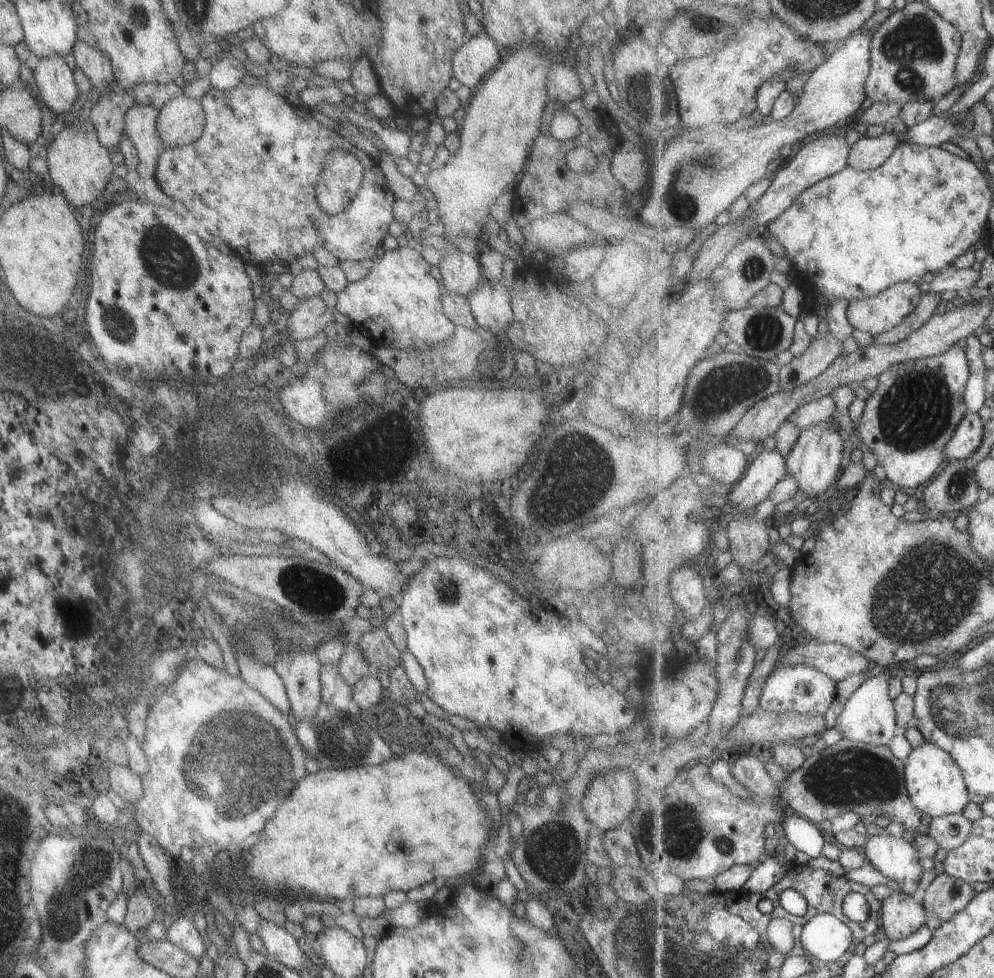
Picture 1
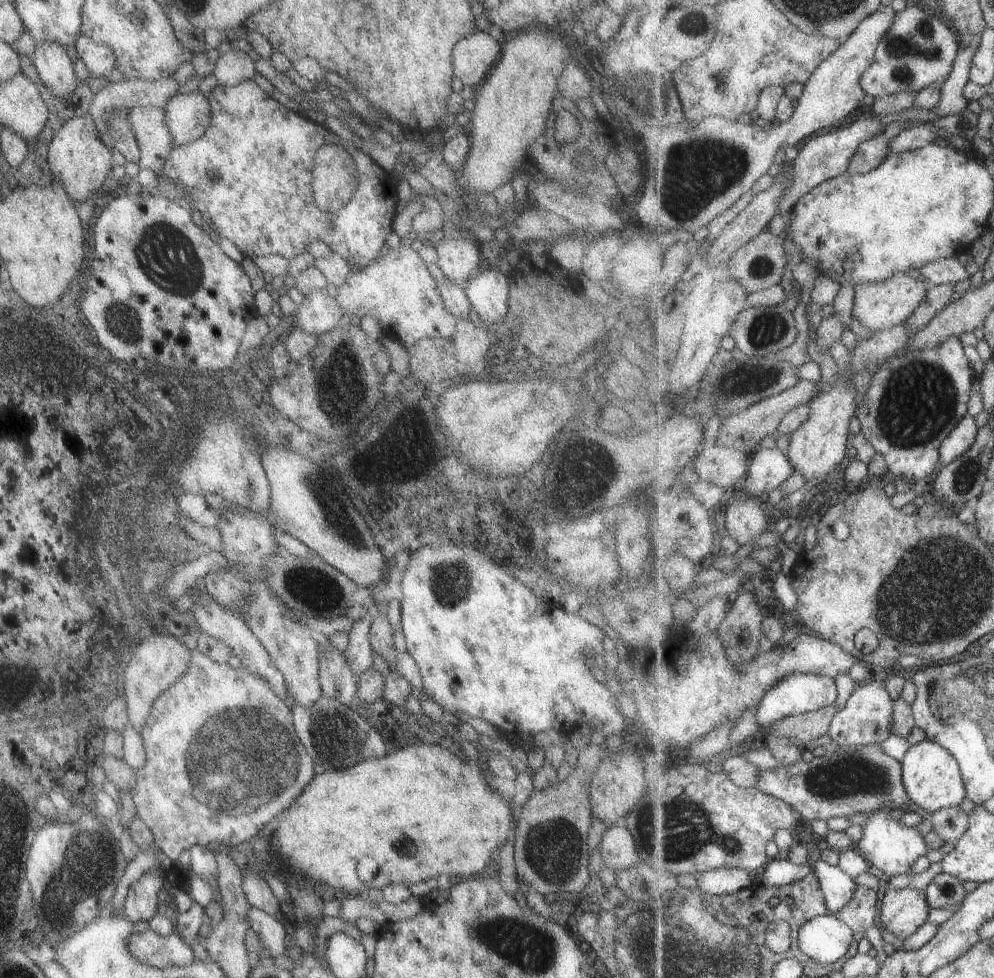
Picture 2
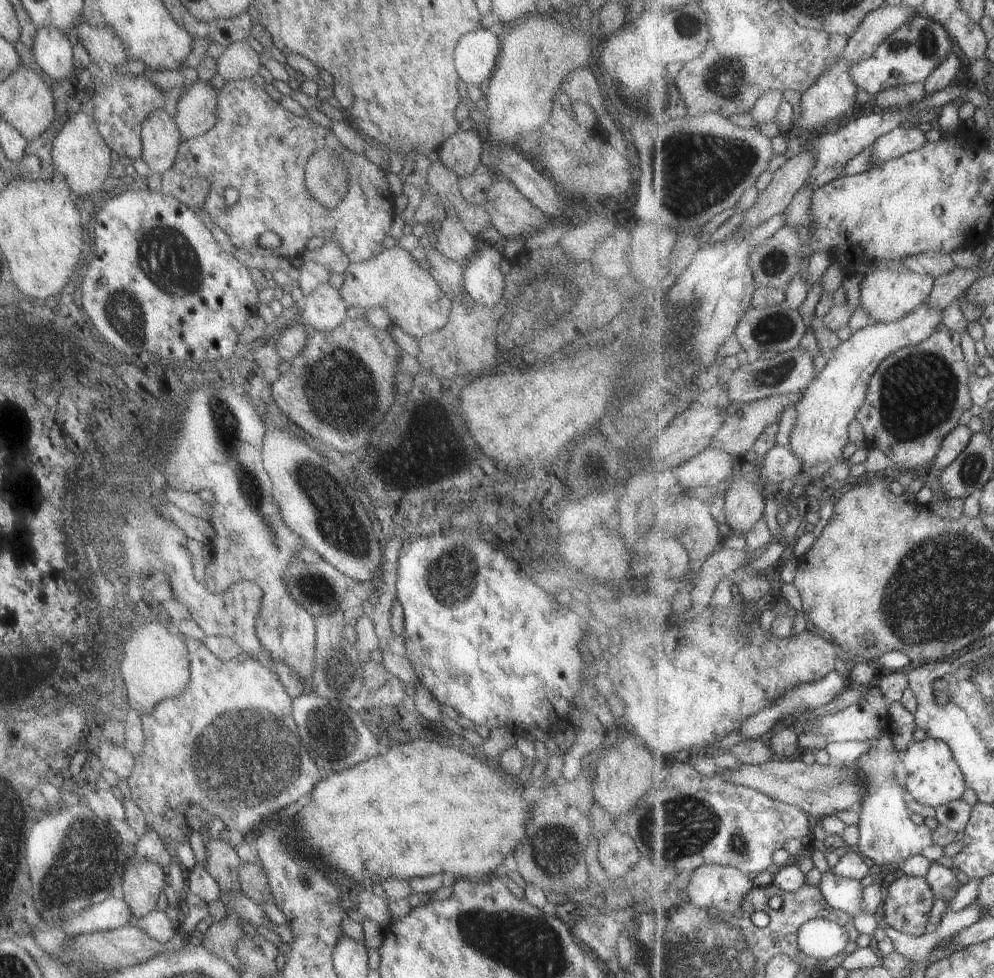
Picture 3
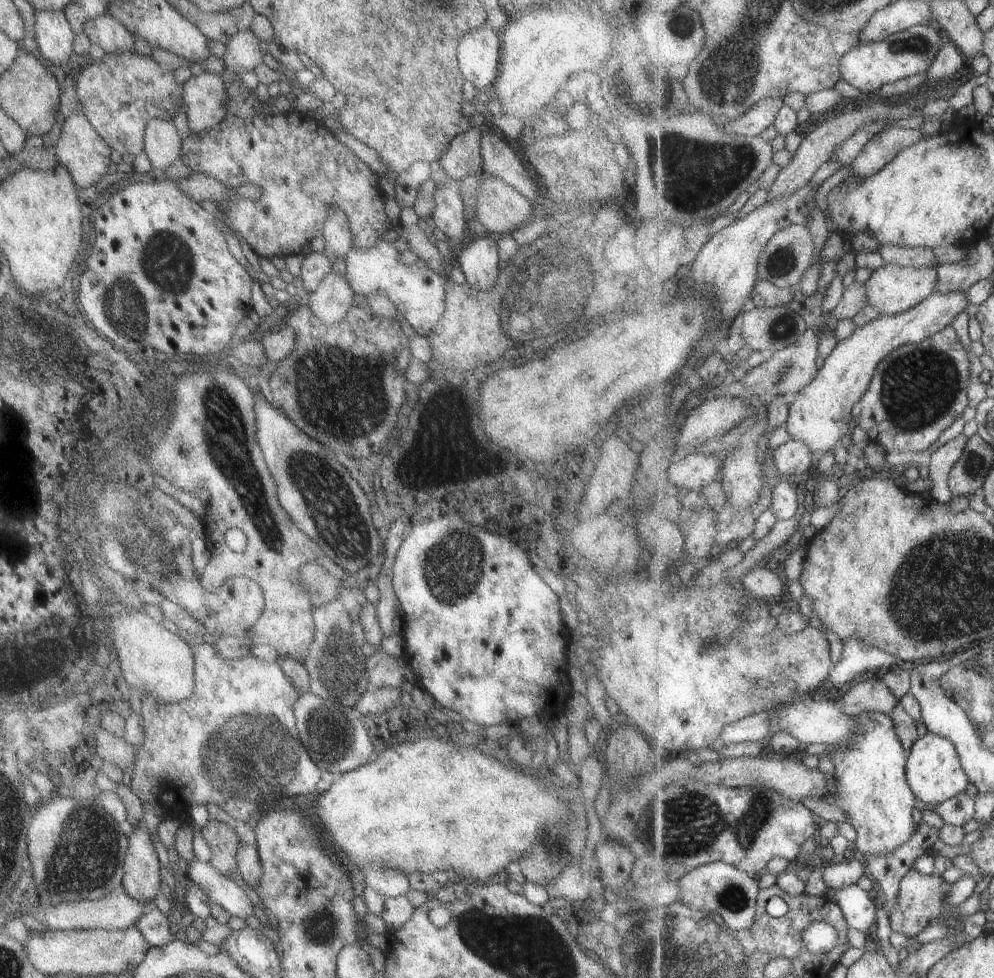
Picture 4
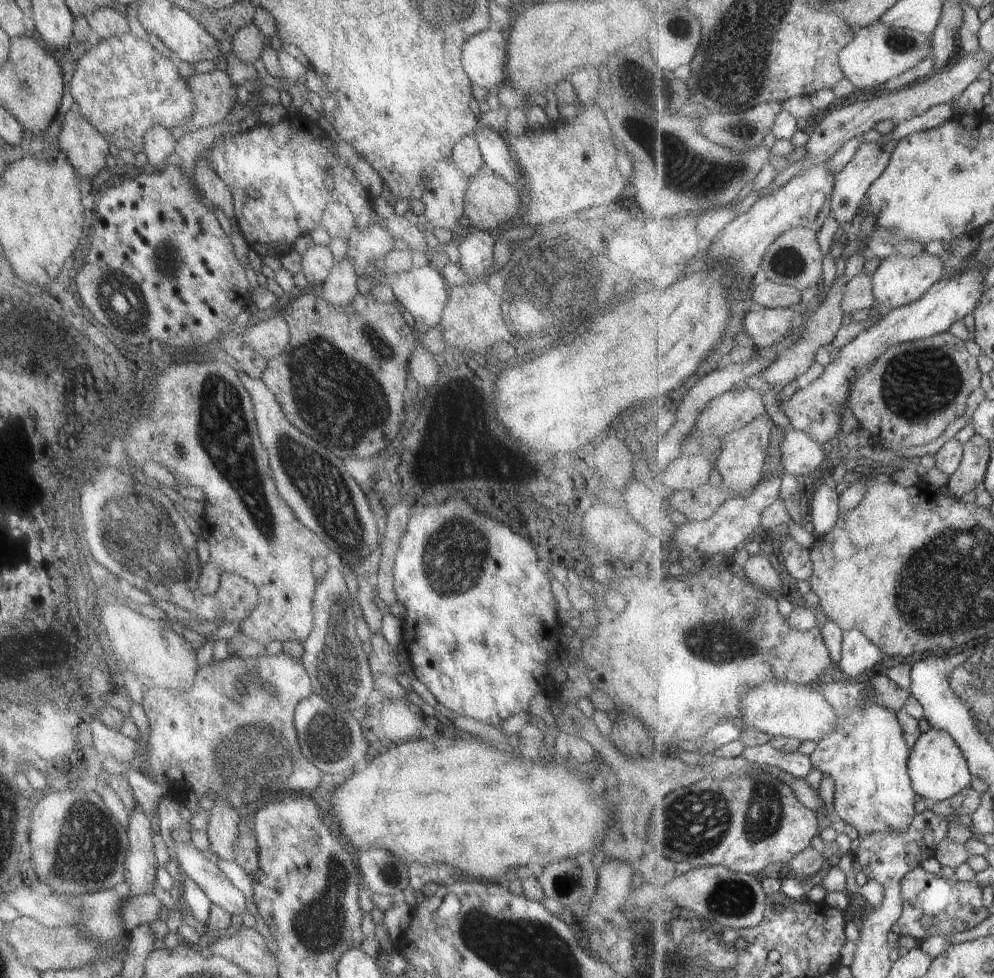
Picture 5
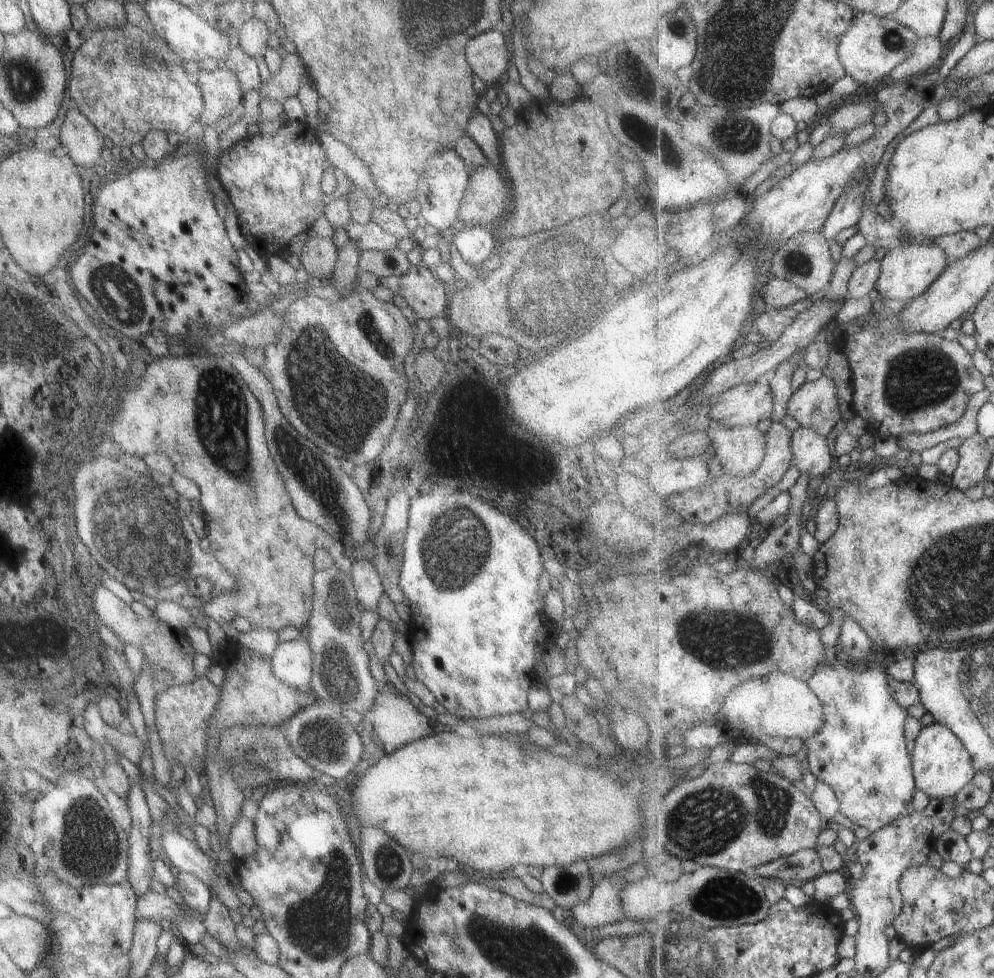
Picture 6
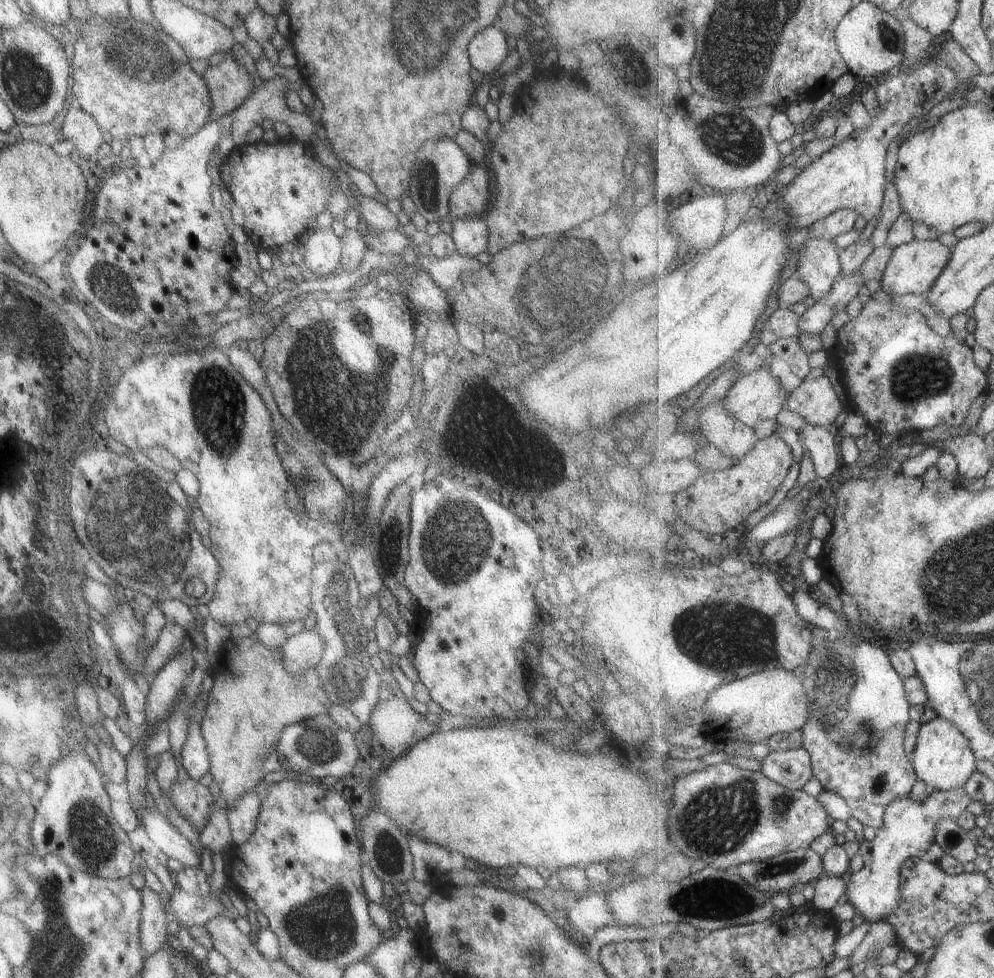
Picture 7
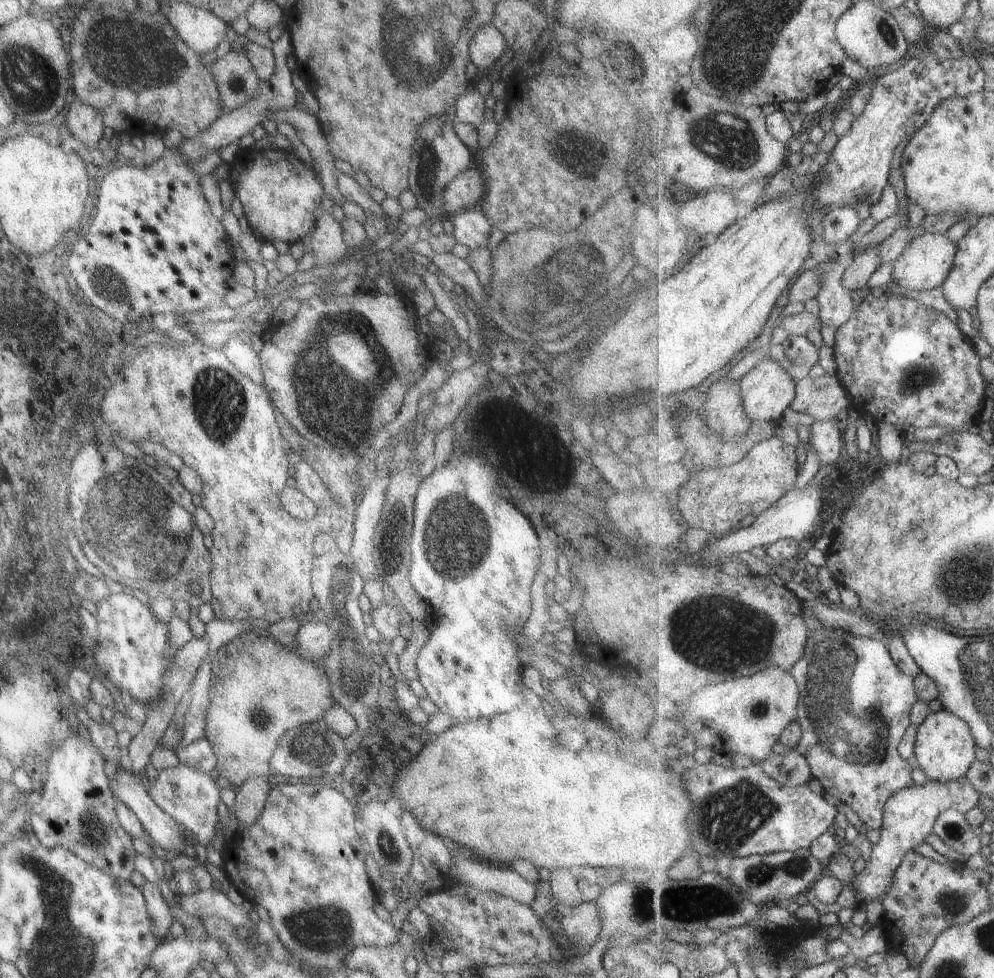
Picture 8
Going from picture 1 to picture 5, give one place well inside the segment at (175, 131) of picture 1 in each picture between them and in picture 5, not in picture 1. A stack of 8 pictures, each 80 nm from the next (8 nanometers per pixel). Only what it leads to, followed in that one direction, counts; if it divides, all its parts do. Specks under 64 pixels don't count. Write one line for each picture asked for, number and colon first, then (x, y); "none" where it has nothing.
2: (186, 115)
3: (196, 110)
4: (203, 96)
5: (213, 93)

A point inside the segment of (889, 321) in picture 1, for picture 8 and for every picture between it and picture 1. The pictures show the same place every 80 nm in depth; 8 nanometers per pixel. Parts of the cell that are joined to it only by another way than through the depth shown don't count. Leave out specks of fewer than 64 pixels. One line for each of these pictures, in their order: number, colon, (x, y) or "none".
2: (878, 305)
3: (887, 296)
4: (894, 289)
5: (898, 281)
6: (907, 272)
7: (914, 268)
8: (926, 262)

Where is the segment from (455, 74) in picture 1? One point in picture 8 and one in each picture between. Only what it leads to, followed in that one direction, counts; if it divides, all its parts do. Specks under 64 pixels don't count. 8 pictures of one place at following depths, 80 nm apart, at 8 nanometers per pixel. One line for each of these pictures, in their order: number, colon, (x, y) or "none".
2: (472, 58)
3: (474, 54)
4: (477, 53)
5: (481, 56)
6: (485, 53)
7: (486, 50)
8: (486, 44)

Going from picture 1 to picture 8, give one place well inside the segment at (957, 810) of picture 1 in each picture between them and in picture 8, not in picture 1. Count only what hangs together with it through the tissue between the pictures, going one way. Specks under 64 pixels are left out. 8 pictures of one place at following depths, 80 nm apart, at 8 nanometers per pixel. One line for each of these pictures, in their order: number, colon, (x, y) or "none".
2: (933, 779)
3: (935, 778)
4: (935, 771)
5: (939, 770)
6: (942, 765)
7: (943, 758)
8: (945, 749)

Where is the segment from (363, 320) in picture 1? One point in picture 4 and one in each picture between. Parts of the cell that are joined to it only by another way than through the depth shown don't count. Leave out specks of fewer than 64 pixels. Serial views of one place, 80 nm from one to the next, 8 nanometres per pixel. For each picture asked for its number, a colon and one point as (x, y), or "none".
2: (395, 288)
3: (392, 279)
4: (417, 293)

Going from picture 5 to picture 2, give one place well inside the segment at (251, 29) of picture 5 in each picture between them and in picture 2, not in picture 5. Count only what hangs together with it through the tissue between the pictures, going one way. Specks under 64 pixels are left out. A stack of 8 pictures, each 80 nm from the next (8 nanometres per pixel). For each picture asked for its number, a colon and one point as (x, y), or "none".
2: (232, 67)
3: (238, 61)
4: (242, 53)

